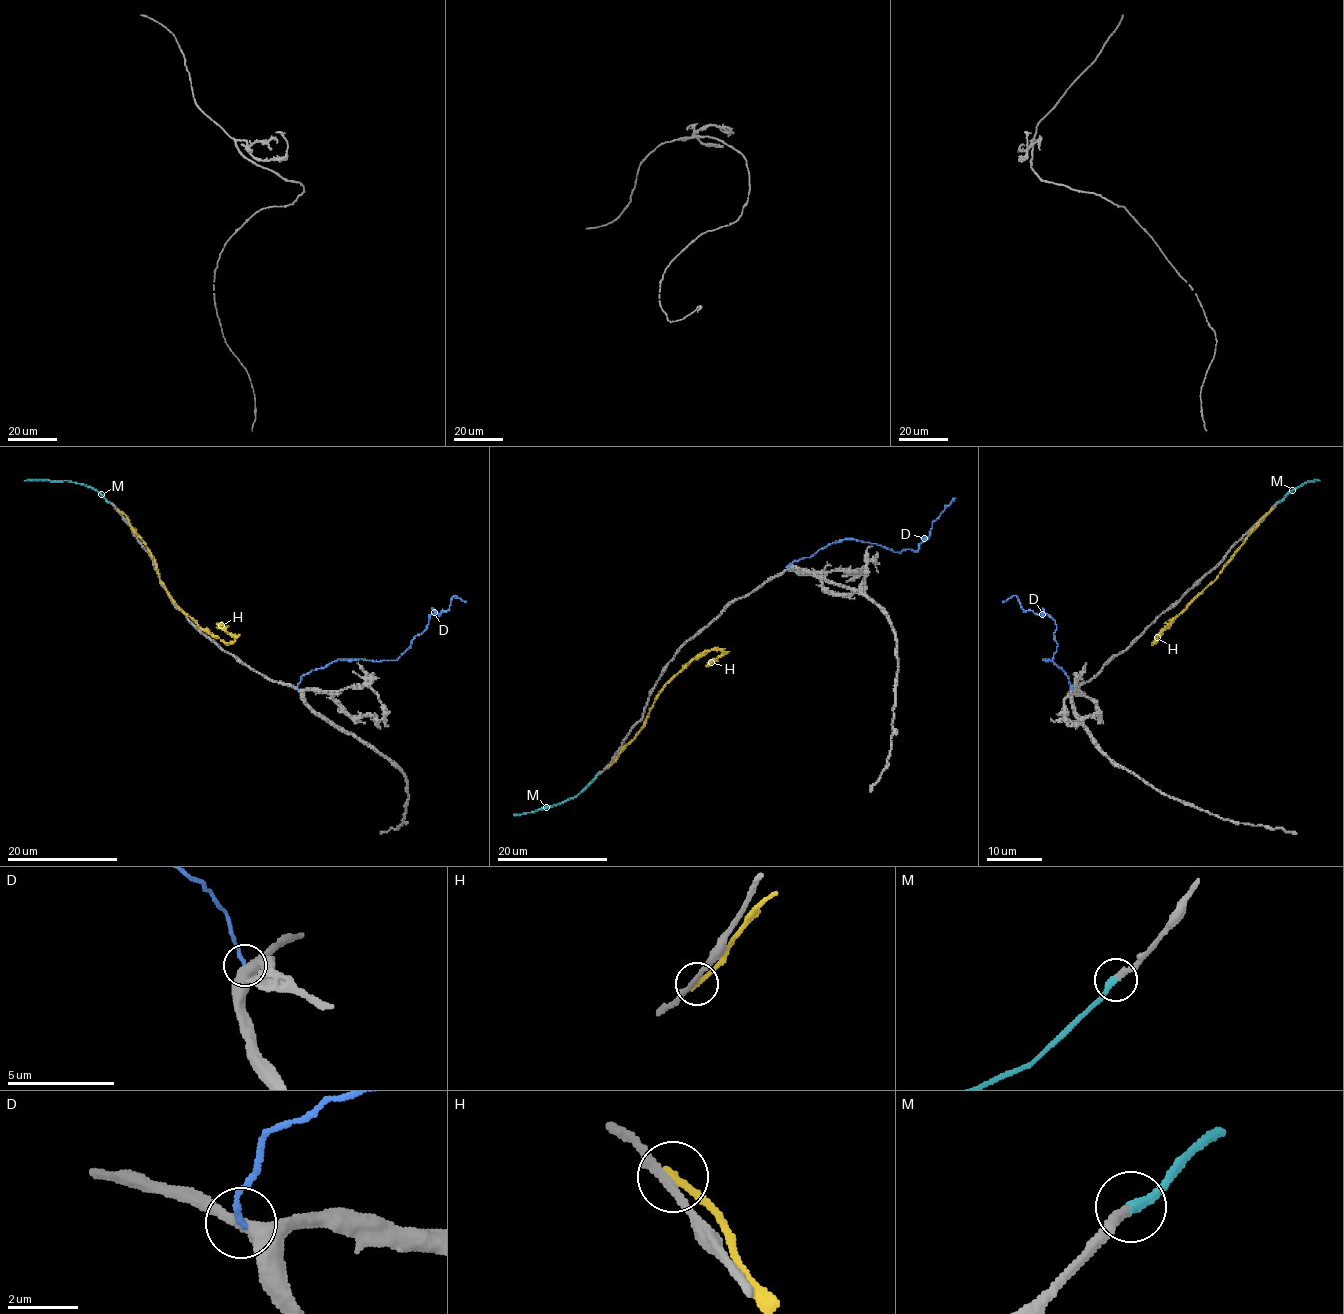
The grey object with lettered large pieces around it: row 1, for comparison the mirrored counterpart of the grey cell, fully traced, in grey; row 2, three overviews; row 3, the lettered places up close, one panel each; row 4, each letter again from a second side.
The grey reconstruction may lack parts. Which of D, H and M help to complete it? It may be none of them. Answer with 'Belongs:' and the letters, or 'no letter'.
Belongs: M

